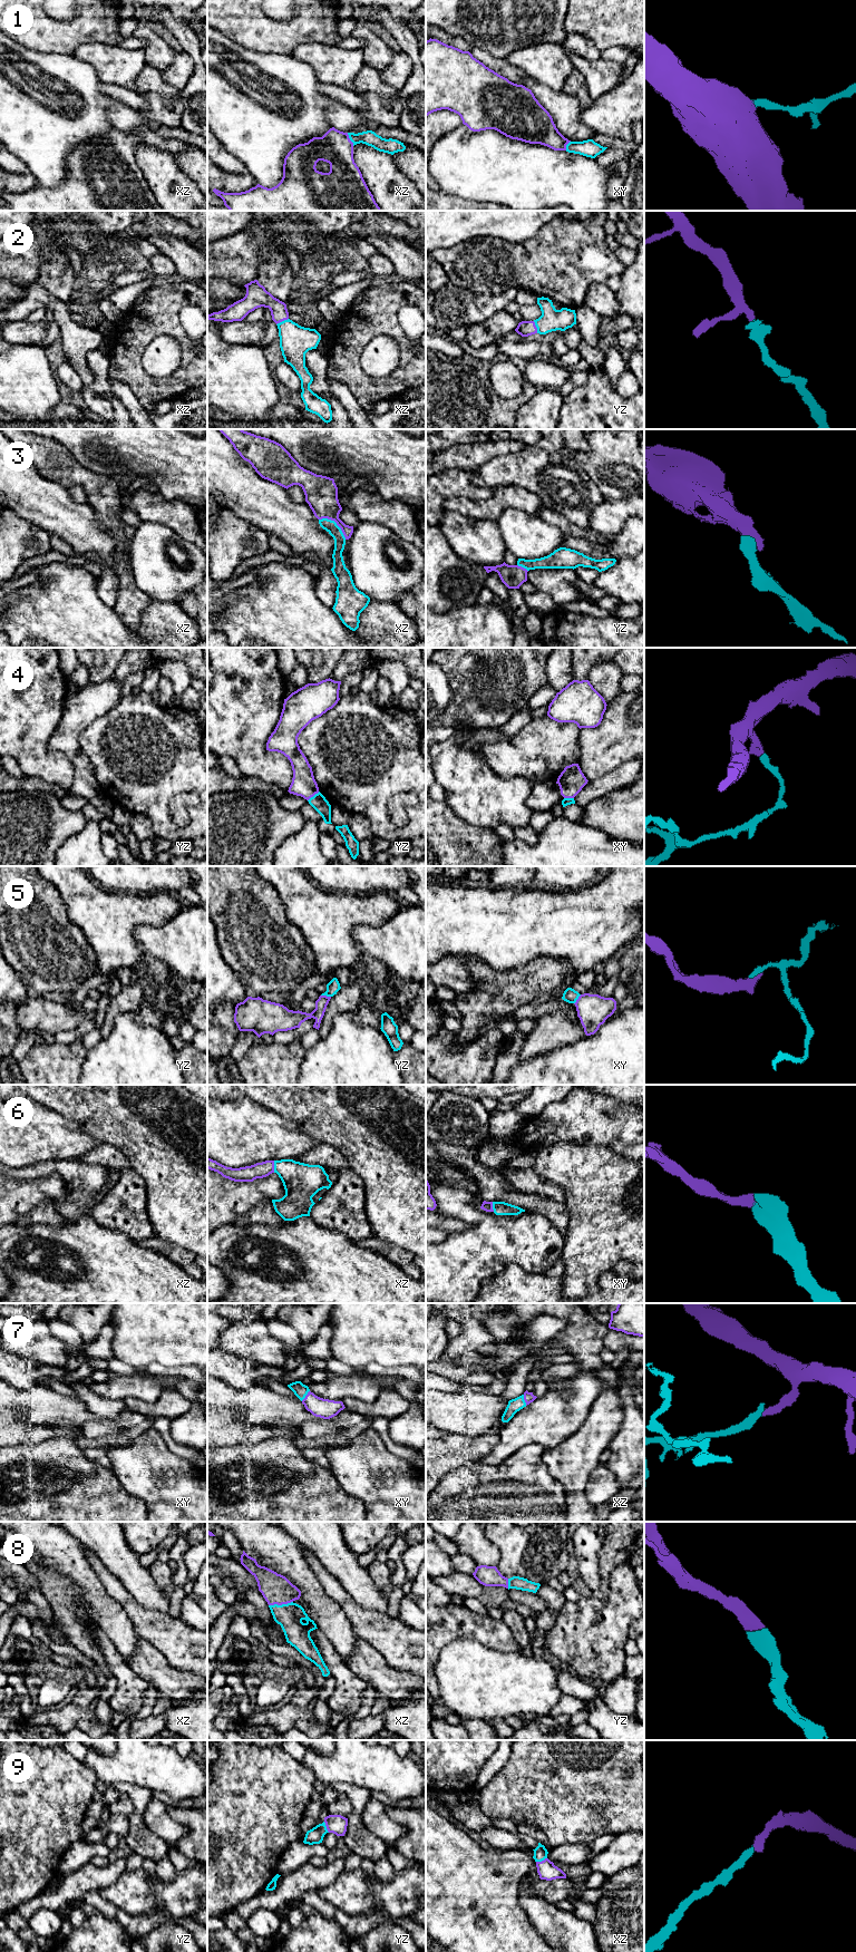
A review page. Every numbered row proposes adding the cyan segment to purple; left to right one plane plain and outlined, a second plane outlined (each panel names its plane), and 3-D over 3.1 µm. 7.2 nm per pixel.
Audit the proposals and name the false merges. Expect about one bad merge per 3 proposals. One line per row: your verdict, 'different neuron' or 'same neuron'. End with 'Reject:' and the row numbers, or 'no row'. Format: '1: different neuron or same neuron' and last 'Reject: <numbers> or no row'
1: same neuron
2: same neuron
3: same neuron
4: different neuron
5: different neuron
6: same neuron
7: same neuron
8: same neuron
9: same neuron
Reject: 4, 5

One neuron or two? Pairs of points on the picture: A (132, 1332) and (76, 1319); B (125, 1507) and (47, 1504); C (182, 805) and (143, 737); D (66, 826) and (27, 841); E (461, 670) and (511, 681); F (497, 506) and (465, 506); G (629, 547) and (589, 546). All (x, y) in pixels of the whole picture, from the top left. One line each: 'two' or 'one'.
A: two
B: one
C: two
D: one
E: one
F: one
G: one

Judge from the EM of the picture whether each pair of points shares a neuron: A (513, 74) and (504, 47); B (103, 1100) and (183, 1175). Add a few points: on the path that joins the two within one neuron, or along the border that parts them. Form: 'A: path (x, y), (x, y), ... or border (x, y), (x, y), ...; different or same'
A: border (480, 48), (493, 56), (505, 58); different
B: path (123, 1114), (164, 1155); same

